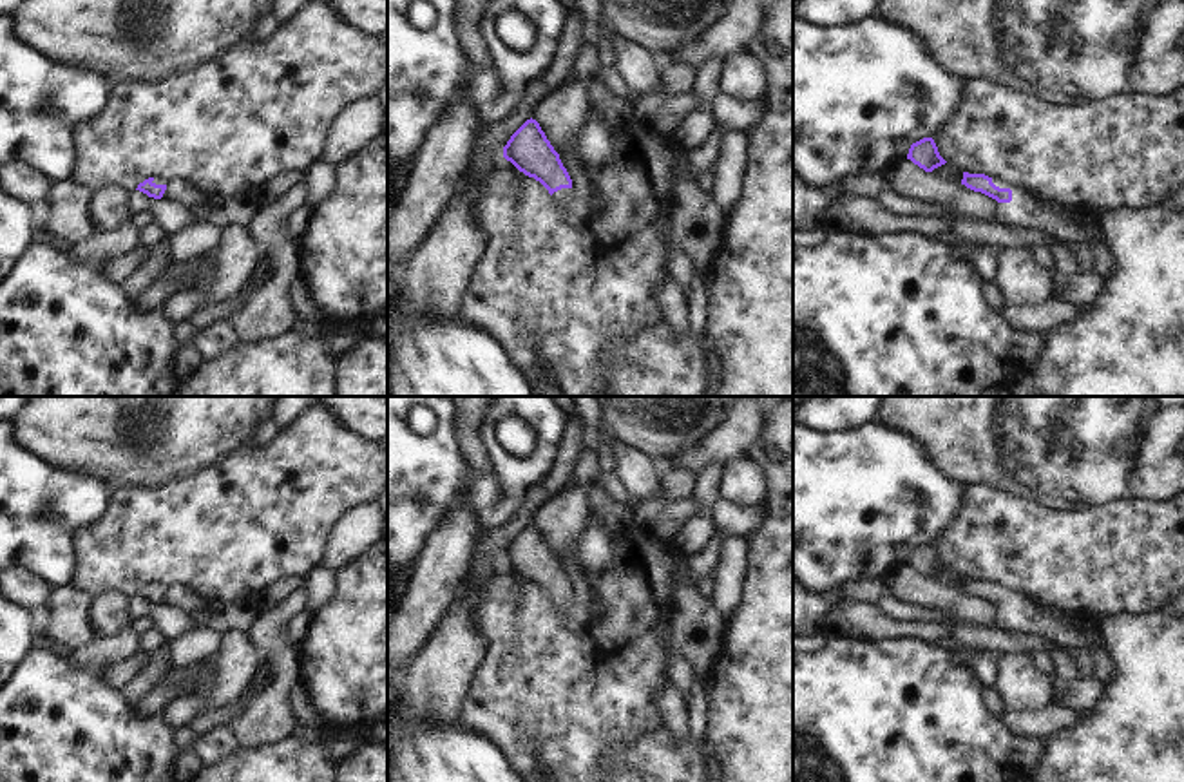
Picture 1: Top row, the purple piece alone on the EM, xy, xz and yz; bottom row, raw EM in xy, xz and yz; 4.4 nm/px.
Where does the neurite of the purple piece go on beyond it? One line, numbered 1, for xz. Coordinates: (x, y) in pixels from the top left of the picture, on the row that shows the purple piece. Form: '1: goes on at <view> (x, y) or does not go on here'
1: goes on at xz (562, 198)

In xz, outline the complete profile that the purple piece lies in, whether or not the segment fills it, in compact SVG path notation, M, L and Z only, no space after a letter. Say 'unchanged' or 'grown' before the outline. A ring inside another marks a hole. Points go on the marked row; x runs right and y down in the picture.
grown; M527 119L507 141L503 147L503 157L511 161L520 172L523 172L529 177L534 177L539 181L556 205L559 208L565 208L572 197L572 179L563 167L559 154L554 150L550 141L547 139L545 132L541 130L539 123L536 119Z

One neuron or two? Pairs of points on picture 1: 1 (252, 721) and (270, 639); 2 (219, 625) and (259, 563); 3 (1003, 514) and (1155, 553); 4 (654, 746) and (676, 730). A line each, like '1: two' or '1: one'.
1: one
2: two
3: one
4: two

